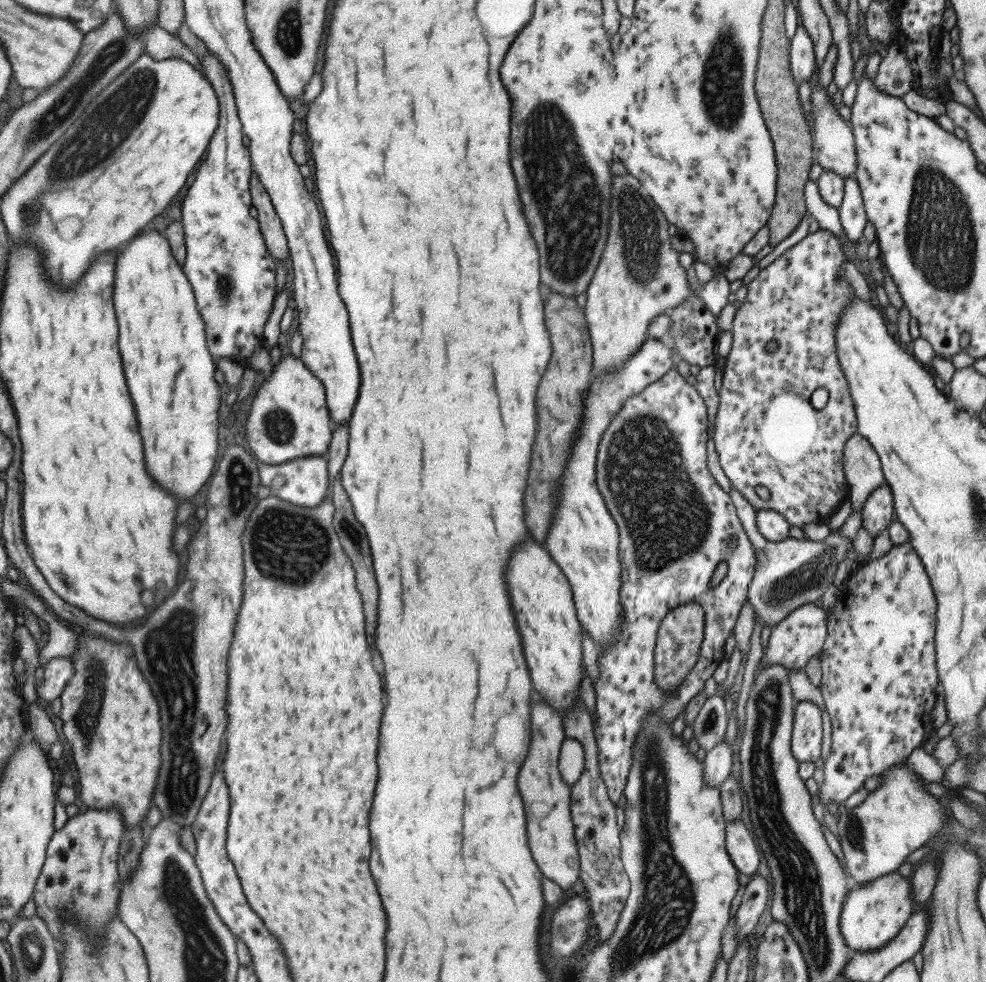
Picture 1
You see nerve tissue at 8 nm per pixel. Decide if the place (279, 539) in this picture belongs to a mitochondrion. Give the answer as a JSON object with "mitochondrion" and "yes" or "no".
{"mitochondrion":"yes"}

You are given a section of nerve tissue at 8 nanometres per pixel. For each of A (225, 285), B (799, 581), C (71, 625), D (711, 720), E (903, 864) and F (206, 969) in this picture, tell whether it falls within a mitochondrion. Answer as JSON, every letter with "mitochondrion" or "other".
{"A":"mitochondrion","B":"mitochondrion","C":"other","D":"mitochondrion","E":"other","F":"mitochondrion"}

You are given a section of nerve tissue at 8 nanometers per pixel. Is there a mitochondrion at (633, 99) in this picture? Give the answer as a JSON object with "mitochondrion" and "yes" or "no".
{"mitochondrion":"no"}

